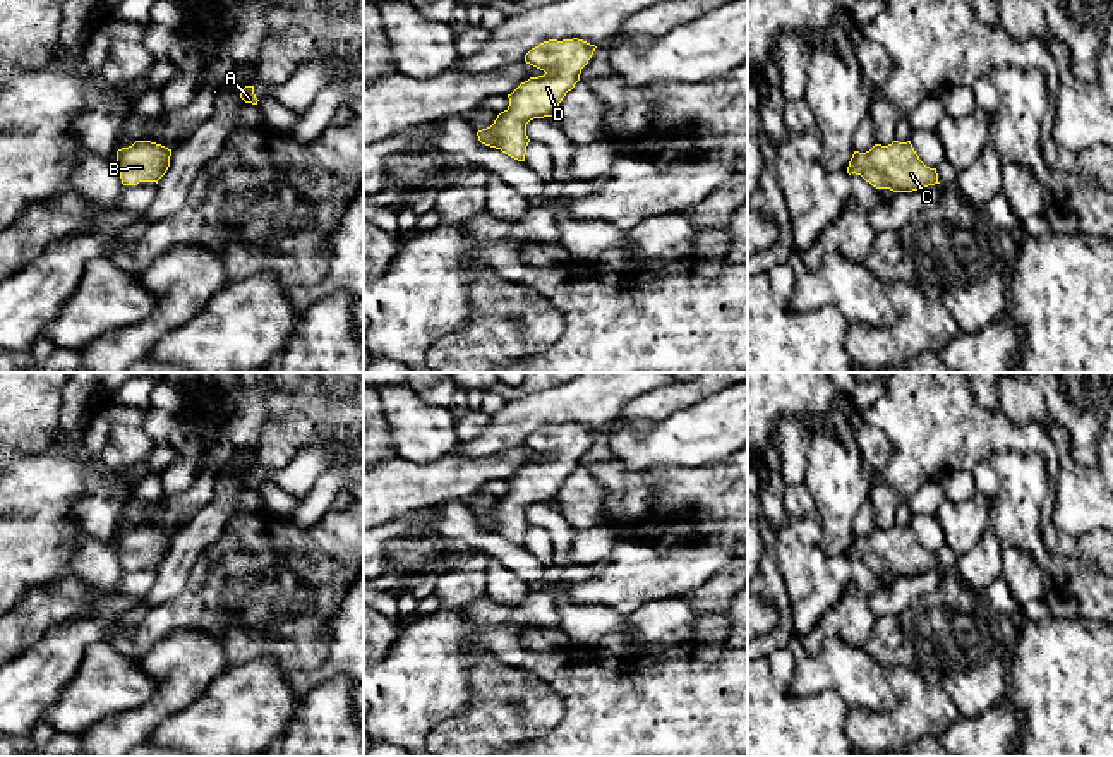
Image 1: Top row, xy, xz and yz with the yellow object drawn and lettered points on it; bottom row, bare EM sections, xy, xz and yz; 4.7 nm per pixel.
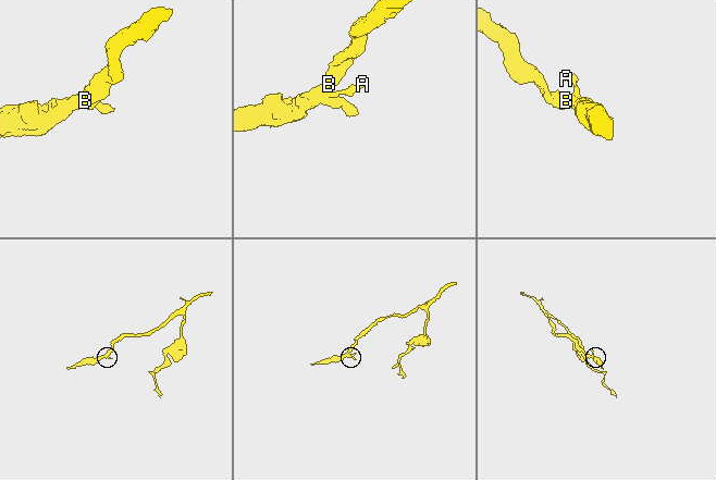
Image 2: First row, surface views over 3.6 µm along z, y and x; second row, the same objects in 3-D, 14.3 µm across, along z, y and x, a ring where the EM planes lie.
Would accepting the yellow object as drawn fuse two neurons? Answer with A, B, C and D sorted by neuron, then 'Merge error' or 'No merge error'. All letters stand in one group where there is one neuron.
Groups: A B C D. No merge error

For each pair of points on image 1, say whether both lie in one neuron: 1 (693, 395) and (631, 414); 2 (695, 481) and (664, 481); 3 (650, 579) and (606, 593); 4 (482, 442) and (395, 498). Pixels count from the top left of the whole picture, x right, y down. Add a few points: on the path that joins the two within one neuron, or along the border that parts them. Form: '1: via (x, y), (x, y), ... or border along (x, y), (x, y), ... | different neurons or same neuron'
1: via (678, 395), (647, 409) | same neuron
2: via (688, 481), (671, 481) | same neuron
3: via (640, 579), (630, 579), (616, 586) | same neuron
4: border along (501, 450), (481, 457), (465, 457), (453, 452) | different neurons

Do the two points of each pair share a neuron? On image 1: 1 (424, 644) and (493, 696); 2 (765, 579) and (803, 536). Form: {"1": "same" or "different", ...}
{"1": "different", "2": "different"}

